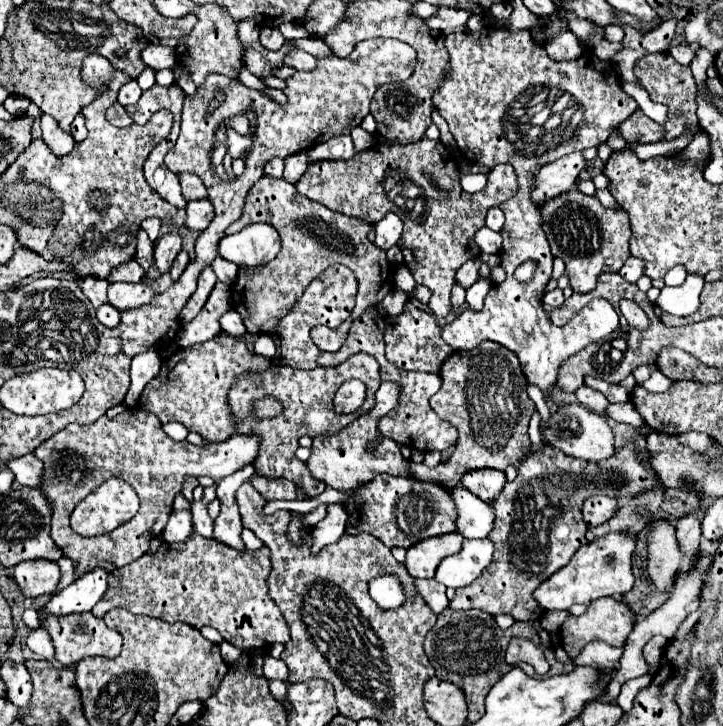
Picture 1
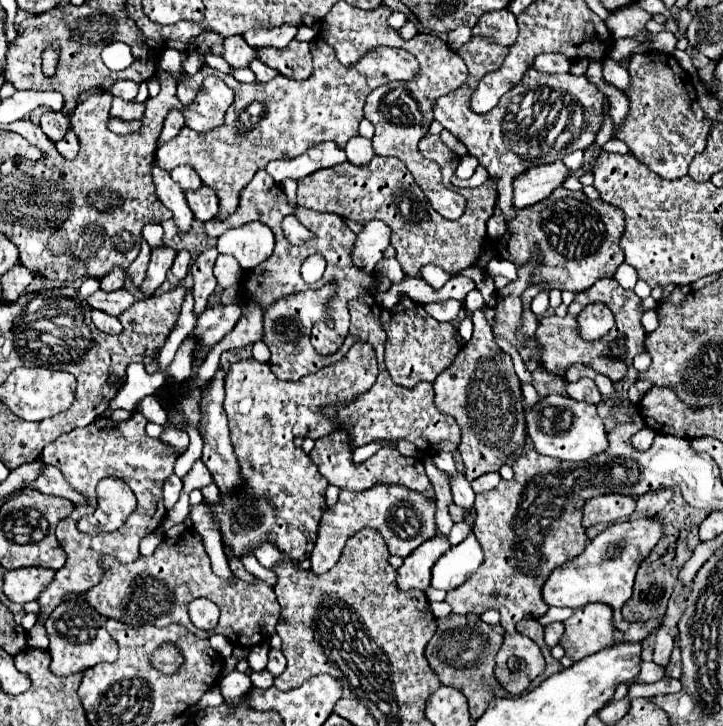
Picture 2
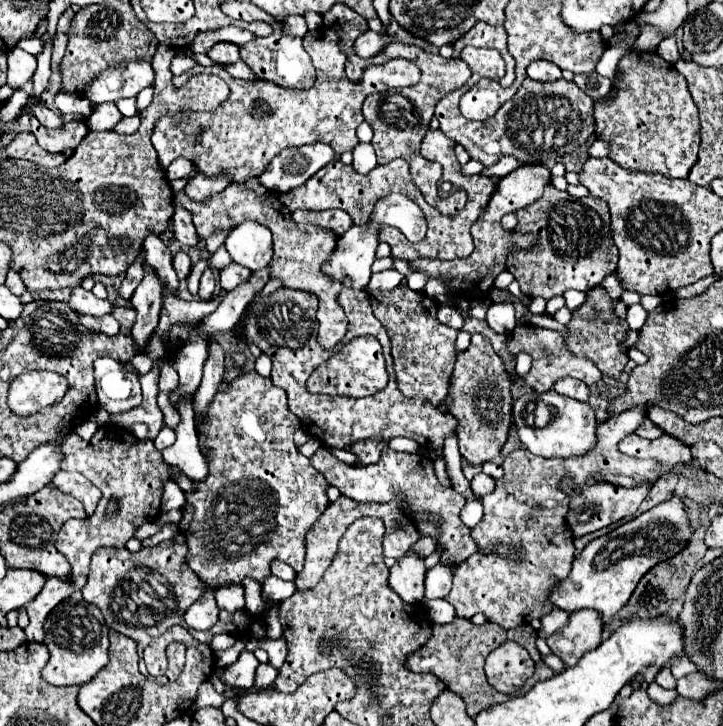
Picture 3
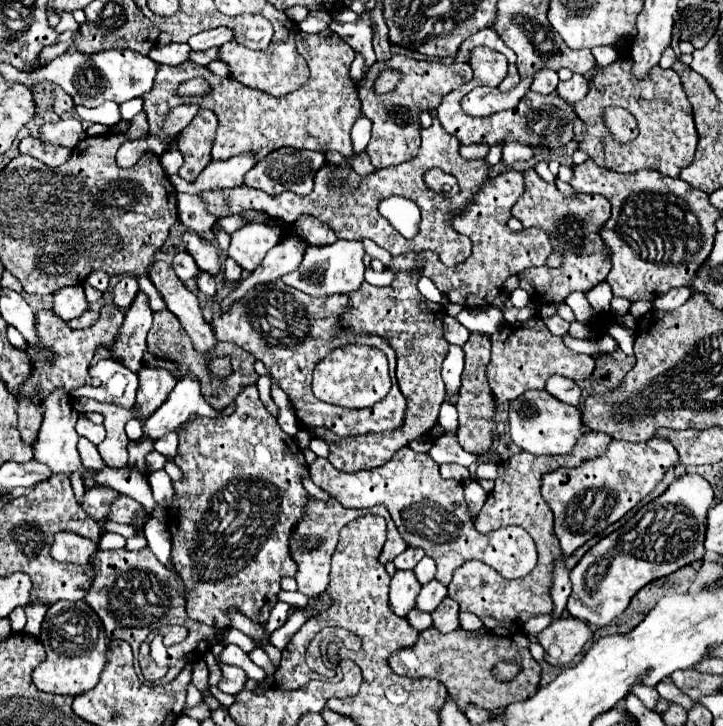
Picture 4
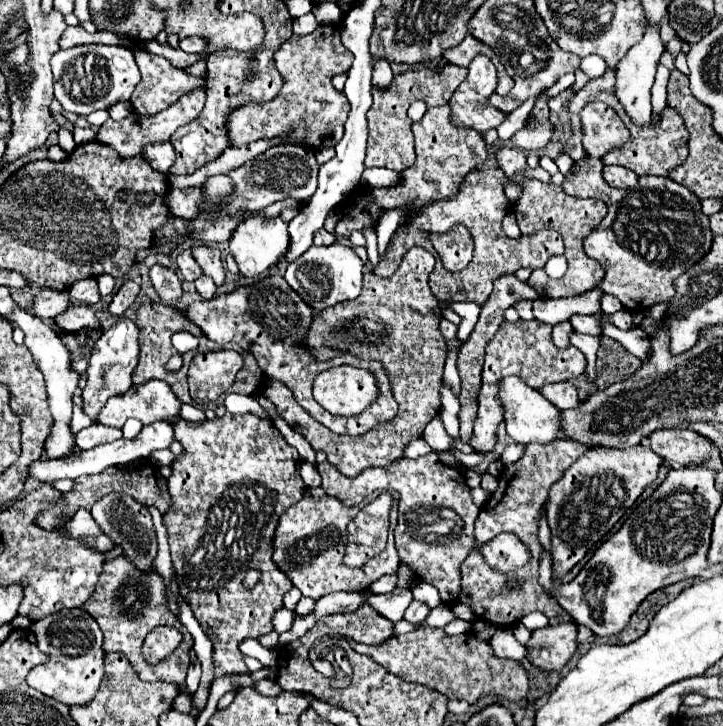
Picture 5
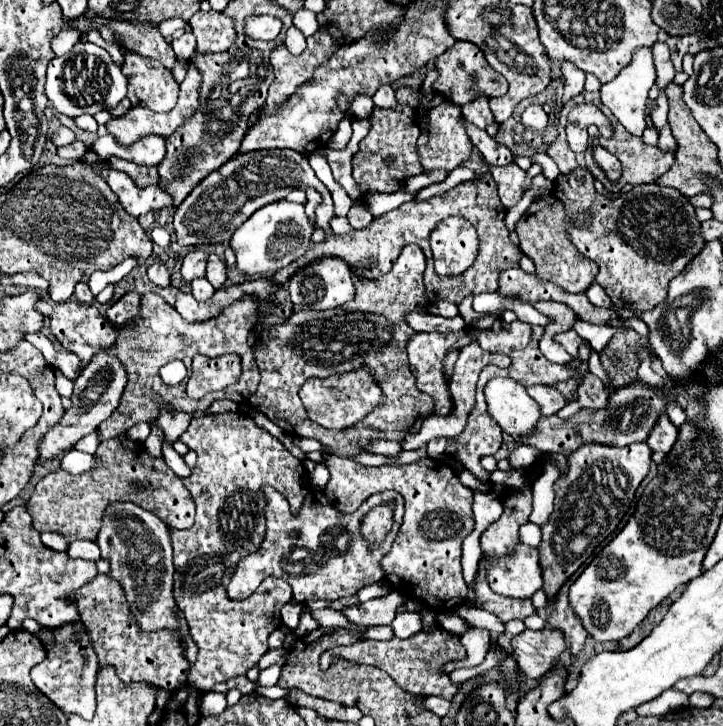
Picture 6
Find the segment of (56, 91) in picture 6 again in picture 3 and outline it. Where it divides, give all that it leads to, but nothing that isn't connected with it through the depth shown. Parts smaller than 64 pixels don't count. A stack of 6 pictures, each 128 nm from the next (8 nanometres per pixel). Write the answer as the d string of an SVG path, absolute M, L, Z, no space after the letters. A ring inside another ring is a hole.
M174 56L174 58L172 58L172 64L170 64L174 76L178 76L180 72L186 72L186 70L192 68L192 66L196 66L196 62L190 60L188 56ZM144 60L120 62L118 66L106 68L88 84L84 96L94 104L116 102L118 98L136 98L140 90L154 84L154 68Z

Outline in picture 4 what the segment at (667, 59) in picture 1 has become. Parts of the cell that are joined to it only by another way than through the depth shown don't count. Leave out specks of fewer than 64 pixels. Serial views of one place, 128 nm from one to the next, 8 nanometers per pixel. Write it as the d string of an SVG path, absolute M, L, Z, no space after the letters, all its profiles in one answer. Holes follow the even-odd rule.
M622 56L590 82L588 94L576 102L576 114L586 124L586 136L582 138L578 150L586 152L600 168L614 172L638 172L638 170L656 170L664 176L676 178L684 166L694 158L698 144L698 132L692 120L692 108L686 100L680 78L674 70L662 70L660 66L652 68L646 80L636 80L632 76L630 56ZM606 106L626 108L638 122L640 134L626 146L618 146L602 122L602 110Z

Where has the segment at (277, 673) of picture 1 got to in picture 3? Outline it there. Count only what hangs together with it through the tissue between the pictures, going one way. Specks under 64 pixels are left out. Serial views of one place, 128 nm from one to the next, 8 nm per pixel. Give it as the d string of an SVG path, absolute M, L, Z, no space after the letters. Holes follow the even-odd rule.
M280 636L278 640L270 640L270 638L264 638L264 640L250 640L248 642L250 650L254 648L264 648L270 656L270 664L280 668L284 664L284 658L286 658L286 640L284 636Z

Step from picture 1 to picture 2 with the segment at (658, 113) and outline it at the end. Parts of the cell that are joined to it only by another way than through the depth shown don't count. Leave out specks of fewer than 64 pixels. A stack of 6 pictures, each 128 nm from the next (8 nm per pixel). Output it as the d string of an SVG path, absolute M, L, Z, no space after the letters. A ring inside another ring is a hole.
M604 60L604 80L614 84L616 88L620 90L626 90L630 86L630 76L628 76L628 70L622 68L618 62L614 60Z

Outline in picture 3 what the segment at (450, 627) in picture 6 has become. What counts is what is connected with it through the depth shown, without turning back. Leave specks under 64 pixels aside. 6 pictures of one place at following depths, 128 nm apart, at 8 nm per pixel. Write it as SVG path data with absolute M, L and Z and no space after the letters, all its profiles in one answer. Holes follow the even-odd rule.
M428 600L428 616L432 624L450 624L456 618L456 610L446 600Z

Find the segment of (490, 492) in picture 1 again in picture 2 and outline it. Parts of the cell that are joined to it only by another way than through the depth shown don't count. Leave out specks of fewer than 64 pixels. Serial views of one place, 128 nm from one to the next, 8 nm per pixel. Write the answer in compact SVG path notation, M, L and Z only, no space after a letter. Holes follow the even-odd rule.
M488 474L488 476L480 476L472 482L472 490L478 494L478 492L486 492L486 490L494 490L498 484L500 484L500 474Z

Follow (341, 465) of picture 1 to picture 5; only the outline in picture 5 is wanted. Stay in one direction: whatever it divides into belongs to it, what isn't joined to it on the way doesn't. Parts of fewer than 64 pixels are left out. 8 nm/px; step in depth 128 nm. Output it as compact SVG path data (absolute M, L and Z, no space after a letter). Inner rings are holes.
M436 452L420 456L416 460L400 458L384 468L366 468L360 476L344 476L332 468L332 464L318 464L322 476L322 488L330 496L342 500L346 506L360 504L372 492L398 492L400 494L400 518L396 532L396 550L400 562L406 564L414 576L422 582L438 588L442 604L452 606L460 594L460 564L474 546L474 520L478 506L472 502L470 488L464 484L460 470L444 466ZM500 534L480 547L479 551L488 565L500 572L516 570L530 558L528 548L514 534Z

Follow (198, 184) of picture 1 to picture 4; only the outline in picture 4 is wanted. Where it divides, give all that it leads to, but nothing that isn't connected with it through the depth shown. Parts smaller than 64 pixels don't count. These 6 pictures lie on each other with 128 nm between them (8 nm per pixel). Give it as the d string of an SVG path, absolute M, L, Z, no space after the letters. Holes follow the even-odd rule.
M170 146L170 148L160 156L160 166L164 168L164 172L166 172L168 176L178 174L178 170L180 170L180 166L182 166L182 154L180 154L180 150L178 150L176 146Z

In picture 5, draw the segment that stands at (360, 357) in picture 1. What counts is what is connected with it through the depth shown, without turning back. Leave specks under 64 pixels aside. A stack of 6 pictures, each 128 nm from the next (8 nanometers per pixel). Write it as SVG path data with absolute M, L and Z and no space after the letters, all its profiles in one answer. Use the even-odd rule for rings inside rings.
M338 366L318 374L314 380L314 398L330 414L360 414L376 400L376 396L376 380L368 370ZM224 414L222 418L202 422L178 420L174 426L174 438L184 446L184 454L180 454L172 464L172 476L168 478L168 490L174 504L168 514L164 514L164 526L168 530L176 582L182 598L188 602L194 618L212 642L214 680L226 674L250 674L240 644L246 638L260 638L274 630L274 612L282 606L284 594L292 588L290 578L272 562L272 538L282 512L296 504L306 492L300 478L302 458L296 448L282 438L272 422L260 420L252 414L242 418L236 414ZM272 458L282 458L282 464L272 464ZM252 566L260 568L262 576L252 590L244 590L242 578Z

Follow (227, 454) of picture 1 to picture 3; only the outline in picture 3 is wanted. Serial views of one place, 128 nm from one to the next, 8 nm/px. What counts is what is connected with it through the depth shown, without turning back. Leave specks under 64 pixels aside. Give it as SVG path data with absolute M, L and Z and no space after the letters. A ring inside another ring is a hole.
M104 426L98 428L90 442L84 442L78 434L70 434L62 444L62 470L76 470L84 474L92 484L102 488L102 500L94 512L92 518L86 520L68 520L58 536L56 536L56 550L66 556L66 560L72 566L72 576L68 580L60 578L48 578L42 592L28 602L24 608L30 616L30 624L24 628L26 638L30 642L42 642L44 640L44 620L50 614L54 606L58 606L64 598L68 598L74 590L82 590L88 578L88 566L90 556L102 548L124 548L124 544L132 538L134 530L157 518L161 506L162 482L170 476L170 468L162 462L162 454L154 448L152 442L138 440L130 432L126 432L120 426ZM114 500L118 504L116 512L108 512L108 502Z

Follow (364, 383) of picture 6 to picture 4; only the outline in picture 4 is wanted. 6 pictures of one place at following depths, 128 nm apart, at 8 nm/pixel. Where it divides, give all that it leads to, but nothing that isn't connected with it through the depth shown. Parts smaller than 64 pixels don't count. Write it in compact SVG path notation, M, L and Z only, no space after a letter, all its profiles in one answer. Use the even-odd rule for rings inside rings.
M282 280L260 284L250 292L250 318L248 318L248 298L236 300L228 312L218 312L212 316L212 330L216 340L234 342L246 352L250 352L256 360L260 360L268 372L280 382L280 388L290 396L296 416L308 428L328 428L338 436L354 436L354 434L370 434L370 432L384 432L402 426L406 400L396 384L396 353L382 338L378 336L356 336L350 330L336 328L338 316L348 308L348 296L326 296L326 298L312 298L304 292L296 292L296 288L288 288ZM360 340L370 342L370 346L380 348L388 356L389 375L392 386L378 404L372 408L362 408L362 412L350 412L348 408L338 408L326 402L320 402L312 390L312 370L314 366L330 354L338 346L354 344Z

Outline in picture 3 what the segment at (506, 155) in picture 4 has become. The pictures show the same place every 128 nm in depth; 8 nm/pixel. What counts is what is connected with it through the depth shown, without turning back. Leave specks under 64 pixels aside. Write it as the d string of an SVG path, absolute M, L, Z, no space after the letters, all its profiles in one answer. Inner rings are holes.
M504 156L504 160L492 164L492 168L484 168L486 170L486 176L490 178L502 178L506 174L510 174L512 170L516 170L520 166L518 160L512 160L512 156Z

